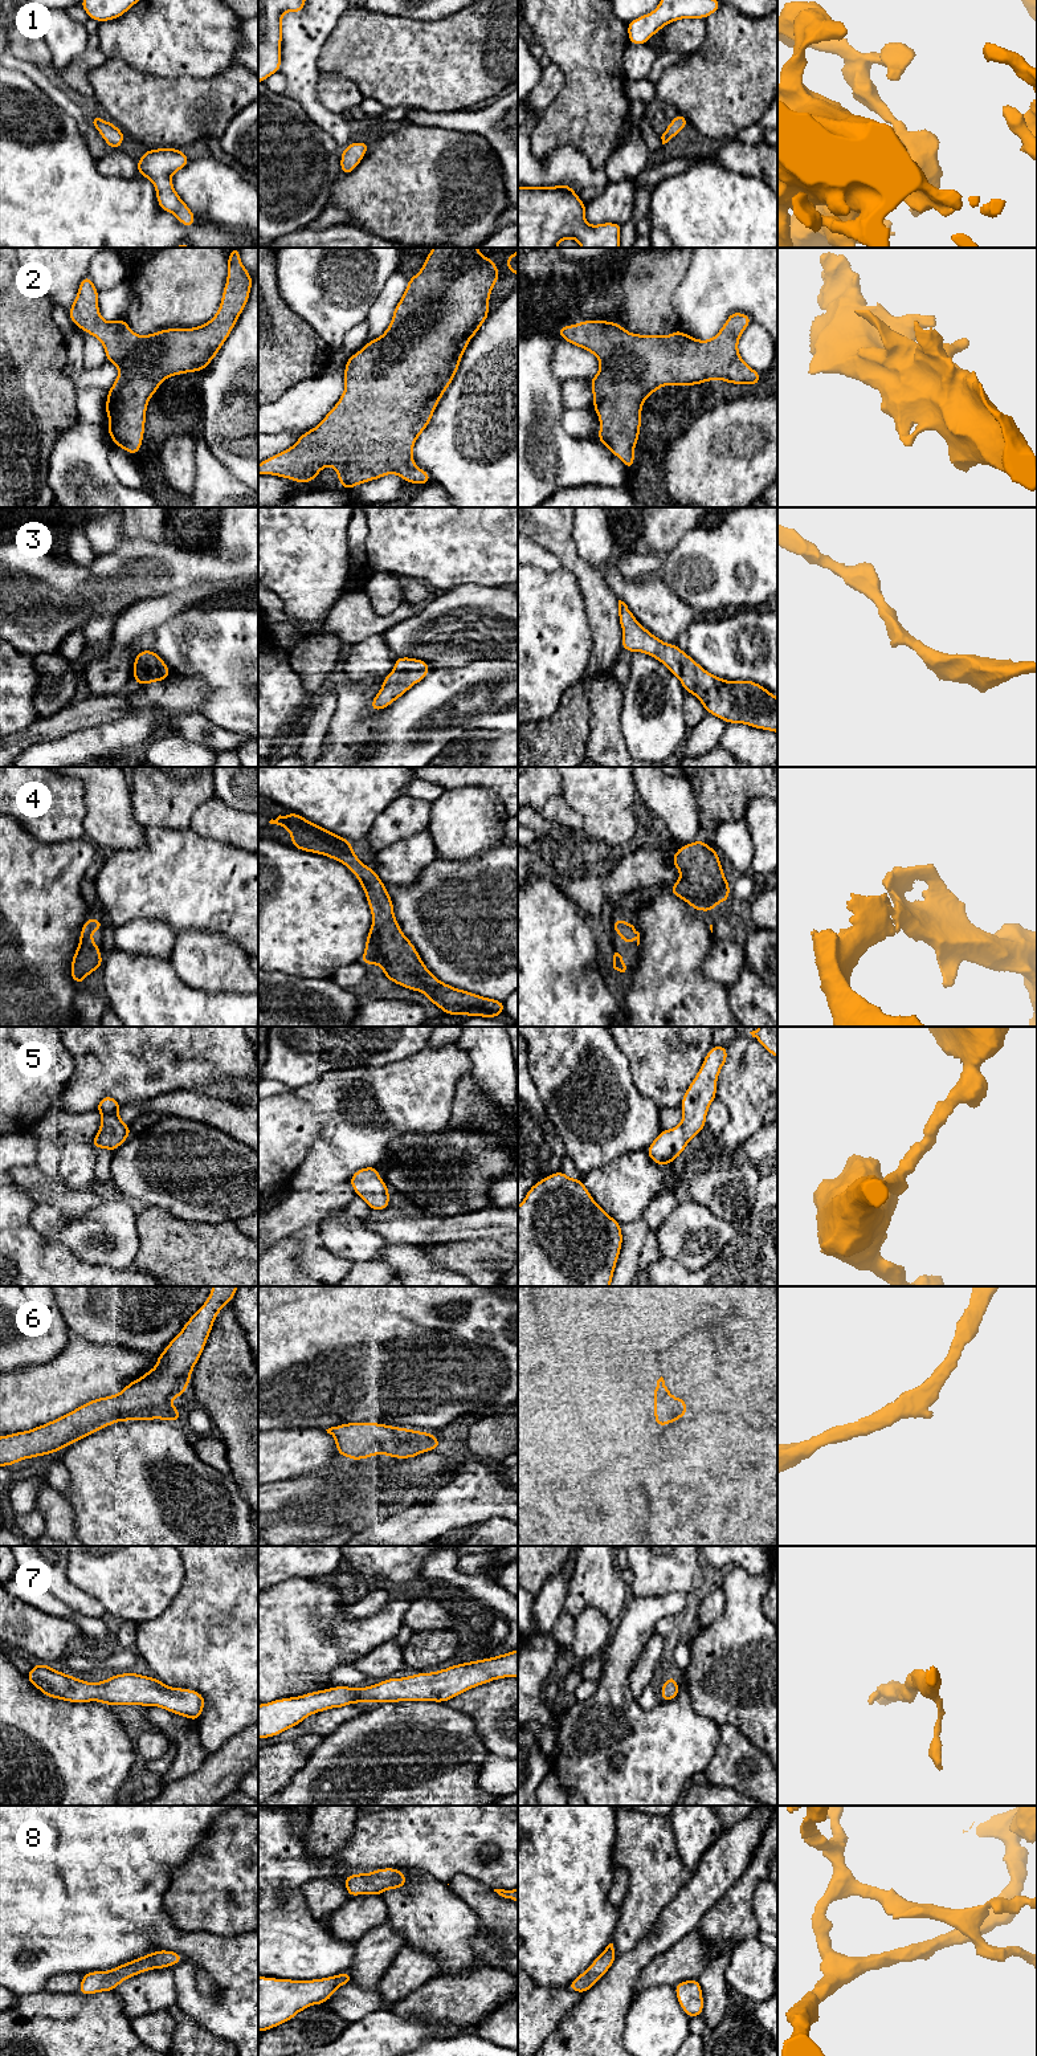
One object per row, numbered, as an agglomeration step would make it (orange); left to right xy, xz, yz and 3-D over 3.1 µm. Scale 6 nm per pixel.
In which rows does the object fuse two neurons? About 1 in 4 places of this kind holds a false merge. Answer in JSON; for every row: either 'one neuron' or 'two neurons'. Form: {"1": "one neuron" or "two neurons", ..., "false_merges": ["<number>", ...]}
{"1": "one neuron", "2": "one neuron", "3": "one neuron", "4": "one neuron", "5": "one neuron", "6": "one neuron", "7": "one neuron", "8": "one neuron", "false_merges": []}

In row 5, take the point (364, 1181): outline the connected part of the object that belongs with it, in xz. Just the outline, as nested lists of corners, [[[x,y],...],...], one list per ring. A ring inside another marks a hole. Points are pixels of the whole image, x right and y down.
[[[377,1166],[363,1167],[351,1175],[348,1180],[352,1190],[371,1208],[371,1211],[387,1209],[391,1202],[389,1191],[384,1180],[379,1176]]]

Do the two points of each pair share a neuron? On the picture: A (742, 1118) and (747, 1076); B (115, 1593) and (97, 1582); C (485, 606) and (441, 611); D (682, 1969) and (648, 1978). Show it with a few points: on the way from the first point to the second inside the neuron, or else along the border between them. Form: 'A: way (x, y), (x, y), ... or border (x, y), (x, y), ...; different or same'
A: way (746, 1108), (747, 1086); same
B: way (111, 1589), (105, 1582), (101, 1582); same
C: way (474, 611), (452, 611); same
D: way (674, 1969), (664, 1969), (656, 1973); same

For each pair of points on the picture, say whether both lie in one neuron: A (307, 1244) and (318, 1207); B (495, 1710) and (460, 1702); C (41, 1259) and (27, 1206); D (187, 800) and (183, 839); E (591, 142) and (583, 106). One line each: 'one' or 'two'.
A: two
B: one
C: one
D: two
E: one

